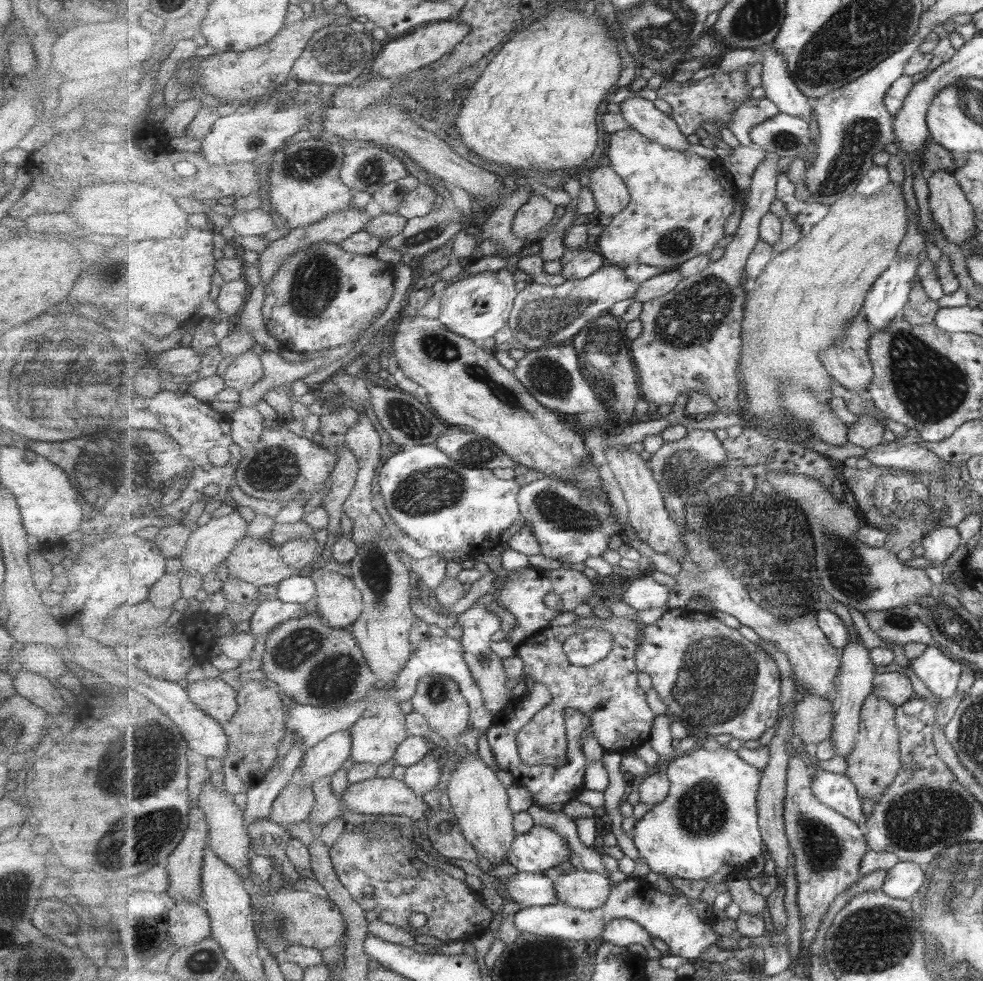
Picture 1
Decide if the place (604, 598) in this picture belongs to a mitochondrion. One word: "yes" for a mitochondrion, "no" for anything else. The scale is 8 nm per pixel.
no

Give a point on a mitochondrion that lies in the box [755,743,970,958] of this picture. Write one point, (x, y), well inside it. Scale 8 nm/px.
(823, 851)

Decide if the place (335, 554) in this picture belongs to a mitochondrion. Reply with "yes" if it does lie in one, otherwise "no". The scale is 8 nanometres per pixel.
no

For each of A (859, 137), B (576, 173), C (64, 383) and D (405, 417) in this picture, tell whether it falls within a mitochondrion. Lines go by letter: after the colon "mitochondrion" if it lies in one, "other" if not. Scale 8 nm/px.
A: mitochondrion
B: other
C: mitochondrion
D: mitochondrion

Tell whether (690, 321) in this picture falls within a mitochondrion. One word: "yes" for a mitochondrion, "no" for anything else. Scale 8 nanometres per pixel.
yes

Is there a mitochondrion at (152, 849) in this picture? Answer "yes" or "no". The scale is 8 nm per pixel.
yes

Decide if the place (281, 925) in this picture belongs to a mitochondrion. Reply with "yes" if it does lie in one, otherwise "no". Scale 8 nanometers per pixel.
yes

